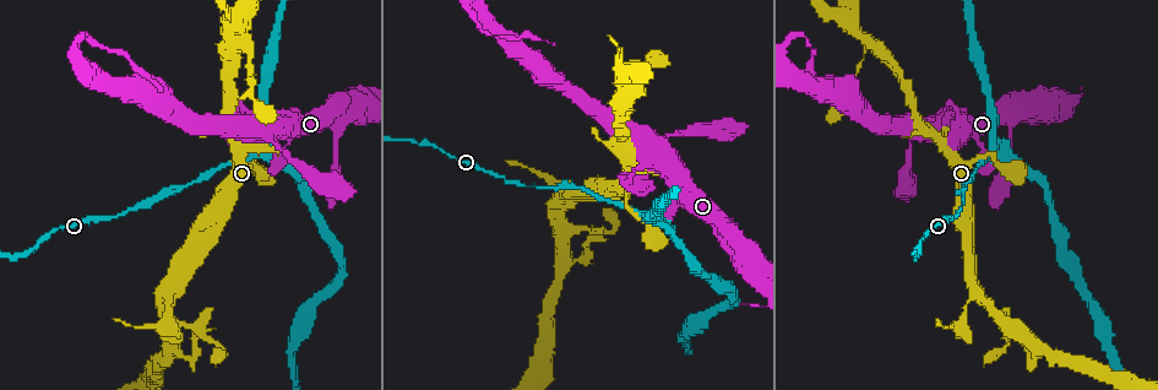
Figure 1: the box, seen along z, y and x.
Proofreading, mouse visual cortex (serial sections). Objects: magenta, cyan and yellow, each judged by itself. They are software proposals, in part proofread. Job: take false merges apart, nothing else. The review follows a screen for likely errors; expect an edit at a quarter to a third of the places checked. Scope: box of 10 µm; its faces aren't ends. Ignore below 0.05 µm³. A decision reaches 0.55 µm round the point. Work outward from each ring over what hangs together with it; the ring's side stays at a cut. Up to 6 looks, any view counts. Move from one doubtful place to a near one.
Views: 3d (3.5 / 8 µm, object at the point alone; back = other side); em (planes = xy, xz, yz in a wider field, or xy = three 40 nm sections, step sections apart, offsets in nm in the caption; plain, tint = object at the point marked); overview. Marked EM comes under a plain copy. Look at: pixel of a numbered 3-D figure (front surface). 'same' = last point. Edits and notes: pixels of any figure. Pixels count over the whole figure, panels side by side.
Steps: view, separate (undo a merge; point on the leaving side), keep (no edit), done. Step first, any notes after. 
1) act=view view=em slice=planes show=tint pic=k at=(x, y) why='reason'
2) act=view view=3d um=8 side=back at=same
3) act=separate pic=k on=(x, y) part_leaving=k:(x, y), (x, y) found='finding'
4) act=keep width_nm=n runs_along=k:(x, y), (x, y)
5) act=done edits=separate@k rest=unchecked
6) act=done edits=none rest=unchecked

act=view view=3d um=3.5 pic=1 at=(662, 138)

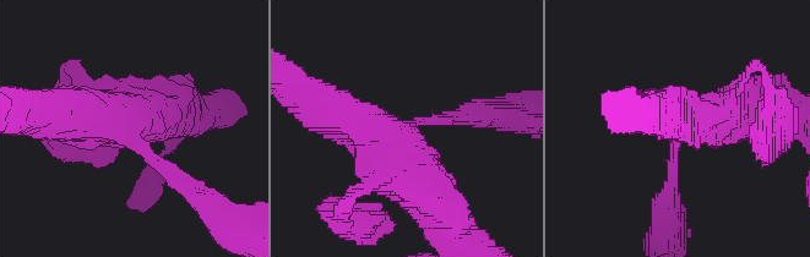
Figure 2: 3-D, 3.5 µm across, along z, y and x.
act=view view=em slice=planes show=tint pic=2 at=(133, 127) arms=4 arm_widths_nm=150,150,500,600 why='shape alone is not enough'

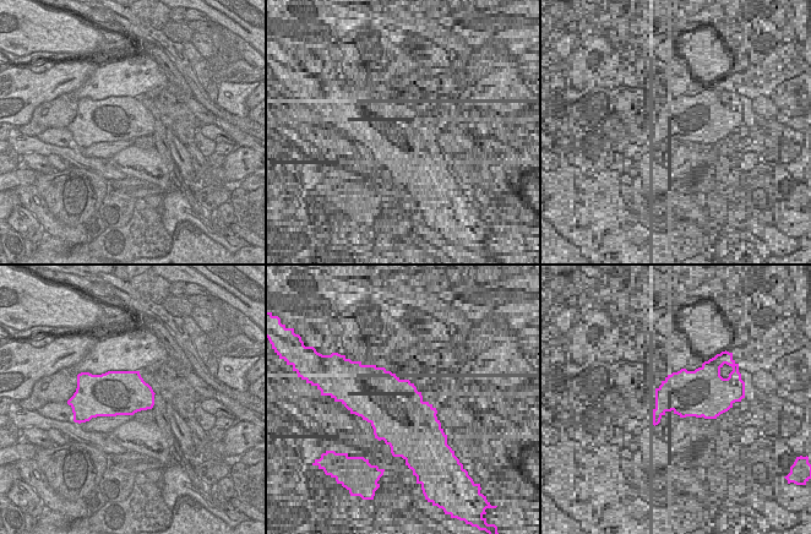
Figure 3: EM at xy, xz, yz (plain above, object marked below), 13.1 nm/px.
act=keep runs_along=2:(439, 209), (386, 146), (315, 105) found='one cell here'

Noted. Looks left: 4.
act=view view=3d um=3.5 pic=1 at=(995, 149) why='abrupt turn'

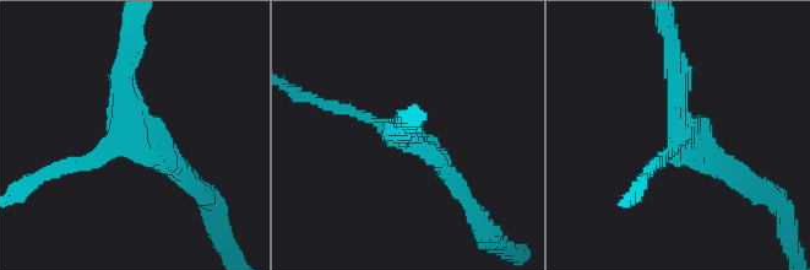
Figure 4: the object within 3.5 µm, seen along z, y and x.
act=view view=em slice=xy step=5 show=tint pic=4 at=(121, 138)

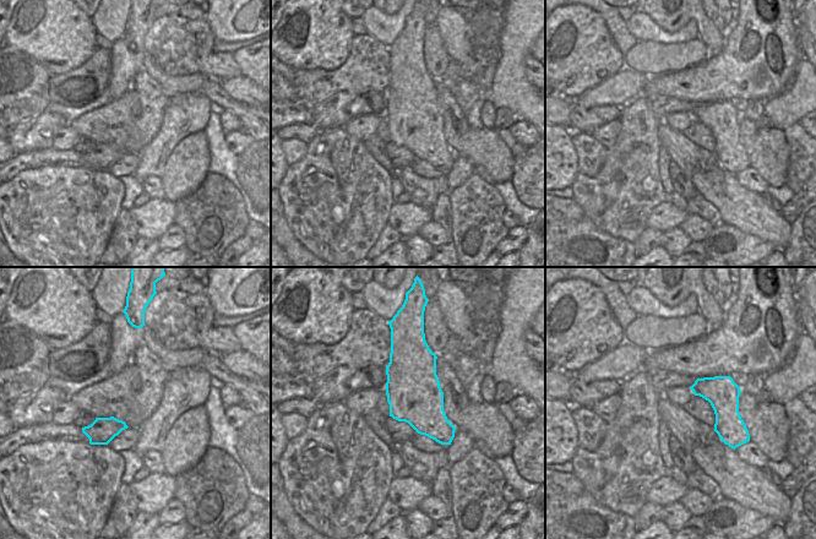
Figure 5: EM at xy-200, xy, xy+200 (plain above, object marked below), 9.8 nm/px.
act=keep runs_along=4:(330, 104), (423, 141), (450, 176) found='one cell here'

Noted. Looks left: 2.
act=view view=3d um=3.5 pic=1 at=(975, 293) why='a fork'

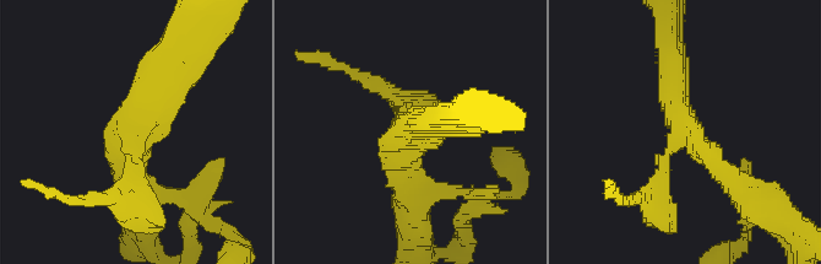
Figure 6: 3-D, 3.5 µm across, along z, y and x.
act=view view=em slice=xy step=1 show=tint pic=6 at=(134, 126) arms=3 arm_widths_nm=200,300,350 why='need the tissue'

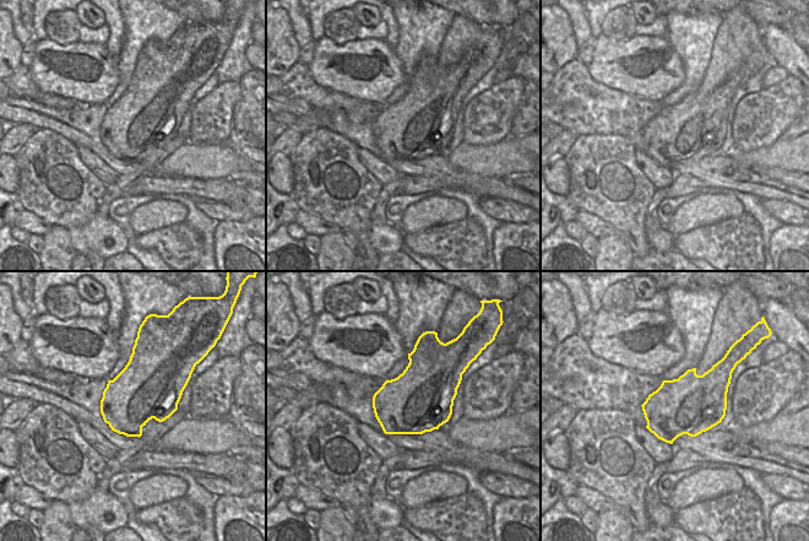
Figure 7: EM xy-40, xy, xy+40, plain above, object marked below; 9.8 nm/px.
act=keep width_nm=650 runs_along=6:(672, 64), (678, 117), (738, 184) found='continuous, no second cell'

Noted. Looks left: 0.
act=done edits=none rest=unchecked

